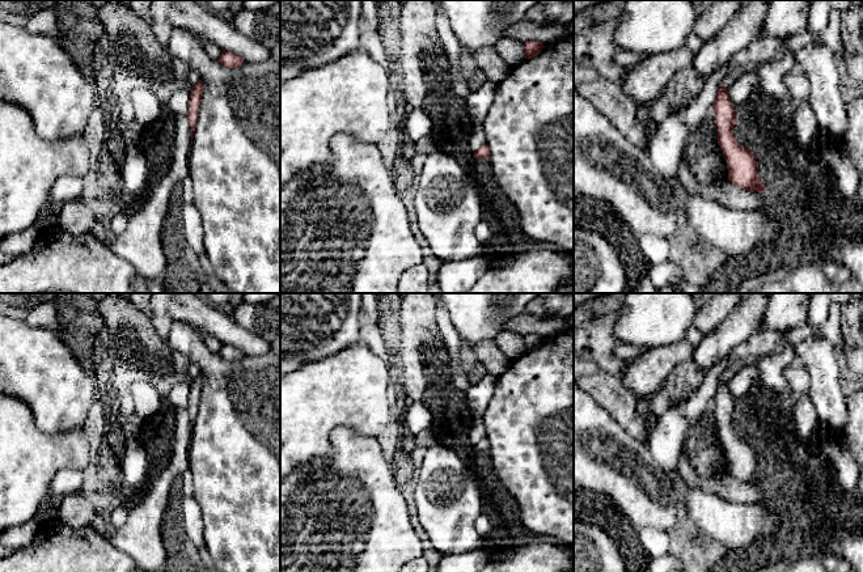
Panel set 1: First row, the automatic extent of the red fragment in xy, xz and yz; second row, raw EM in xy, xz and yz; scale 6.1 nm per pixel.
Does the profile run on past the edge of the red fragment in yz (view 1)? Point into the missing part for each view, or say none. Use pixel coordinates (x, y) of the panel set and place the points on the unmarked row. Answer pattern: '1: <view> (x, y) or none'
1: none

